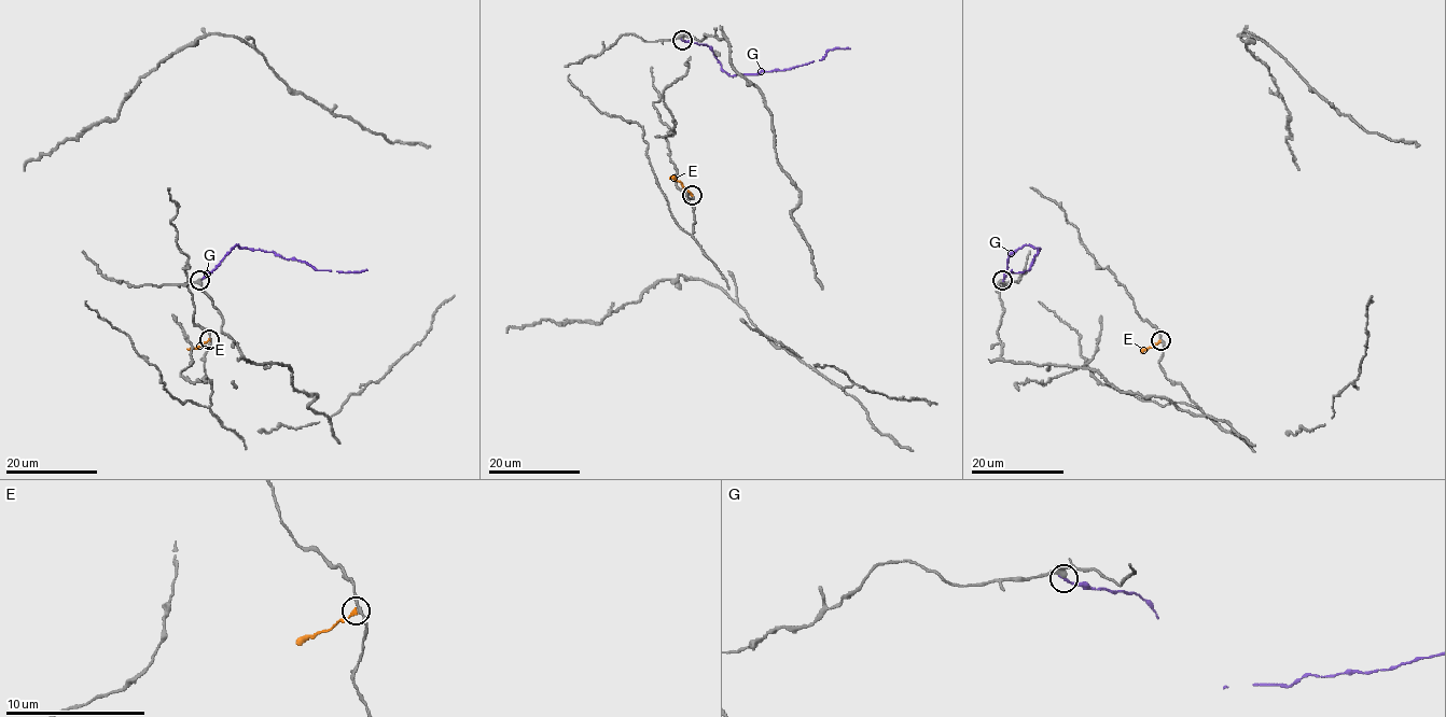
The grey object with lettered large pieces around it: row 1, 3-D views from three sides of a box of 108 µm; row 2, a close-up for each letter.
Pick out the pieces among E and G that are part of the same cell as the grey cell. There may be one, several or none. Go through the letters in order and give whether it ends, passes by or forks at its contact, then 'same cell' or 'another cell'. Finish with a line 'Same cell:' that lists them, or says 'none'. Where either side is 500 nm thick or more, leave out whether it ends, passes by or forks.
E: it ends there; another cell
G: it ends there; another cell
Same cell: none

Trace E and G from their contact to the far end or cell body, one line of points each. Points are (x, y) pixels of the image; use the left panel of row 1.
E: (208, 339), (197, 348), (186, 349)
G: (199, 280), (235, 244), (304, 261), (317, 270), (367, 270)

